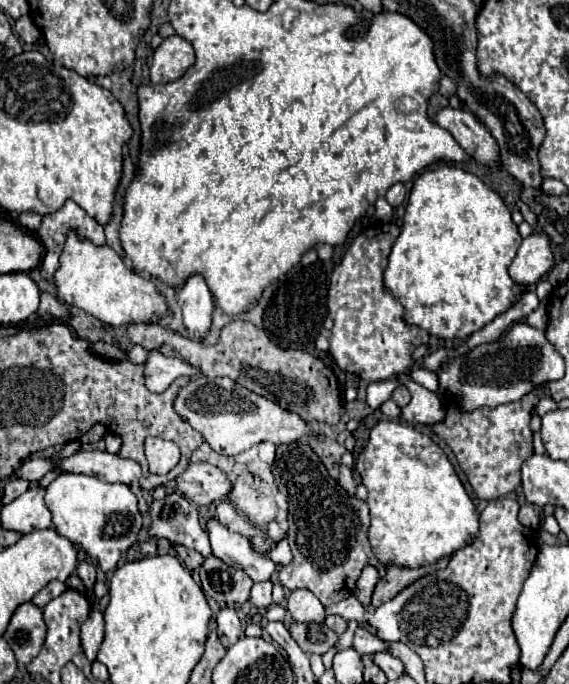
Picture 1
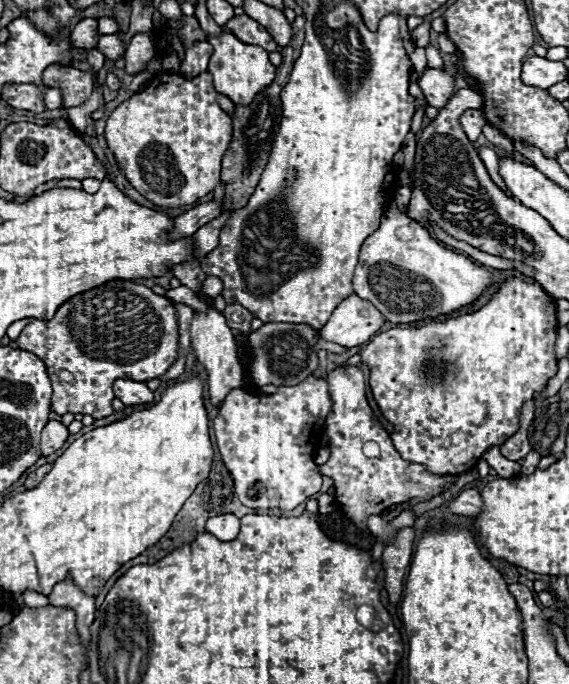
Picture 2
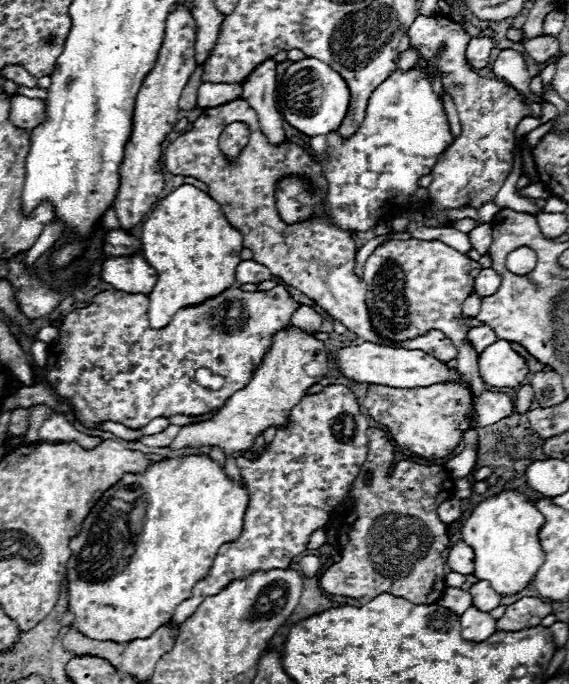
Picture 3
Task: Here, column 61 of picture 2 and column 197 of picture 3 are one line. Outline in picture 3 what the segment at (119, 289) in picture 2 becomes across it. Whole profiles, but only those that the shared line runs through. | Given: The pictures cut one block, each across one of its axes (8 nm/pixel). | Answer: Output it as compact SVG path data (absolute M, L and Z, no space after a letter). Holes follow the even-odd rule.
M280 284L268 292L242 292L240 288L232 286L200 306L176 312L166 328L154 330L148 324L146 296L108 290L98 294L90 306L78 308L66 316L58 342L48 346L46 384L56 388L60 396L66 396L74 404L74 414L86 428L92 428L94 422L100 420L112 420L126 424L128 428L140 428L158 416L198 416L214 412L222 408L236 390L248 386L252 374L262 364L264 354L270 350L276 332L290 324L296 310L298 302ZM198 368L210 368L212 372L220 374L224 378L224 388L208 390L200 386L194 378Z

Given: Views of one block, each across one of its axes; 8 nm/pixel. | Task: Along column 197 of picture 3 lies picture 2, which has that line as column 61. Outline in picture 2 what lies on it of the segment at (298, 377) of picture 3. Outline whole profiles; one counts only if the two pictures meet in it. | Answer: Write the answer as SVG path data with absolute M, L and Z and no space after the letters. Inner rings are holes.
M50 420L44 426L44 430L42 430L42 440L40 440L40 452L42 452L42 456L50 456L56 450L60 450L62 444L66 442L66 438L68 438L66 426L62 422Z

